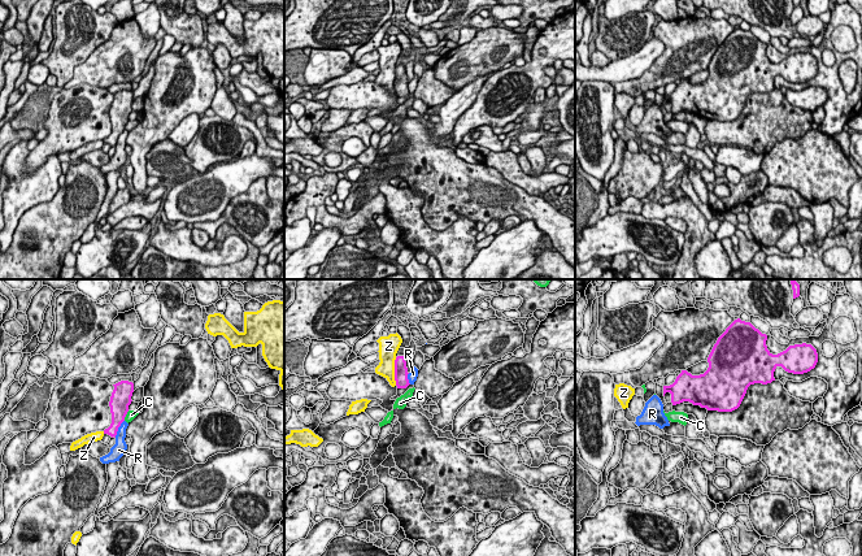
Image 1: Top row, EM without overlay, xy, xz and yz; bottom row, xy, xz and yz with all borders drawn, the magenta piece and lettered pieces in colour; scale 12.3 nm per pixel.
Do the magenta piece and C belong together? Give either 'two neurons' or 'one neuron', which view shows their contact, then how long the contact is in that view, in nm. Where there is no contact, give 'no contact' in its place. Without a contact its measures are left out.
two neurons | xy | 140 nm

